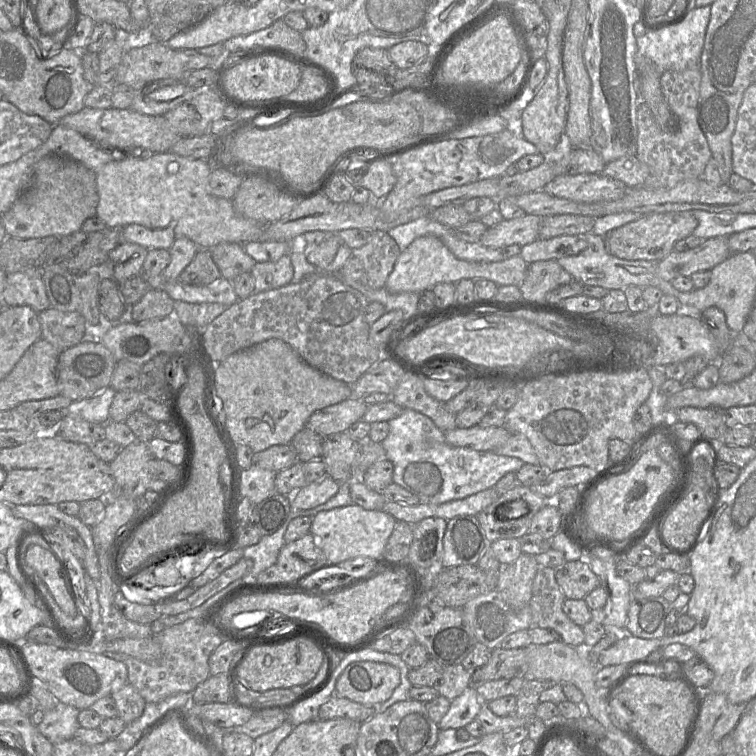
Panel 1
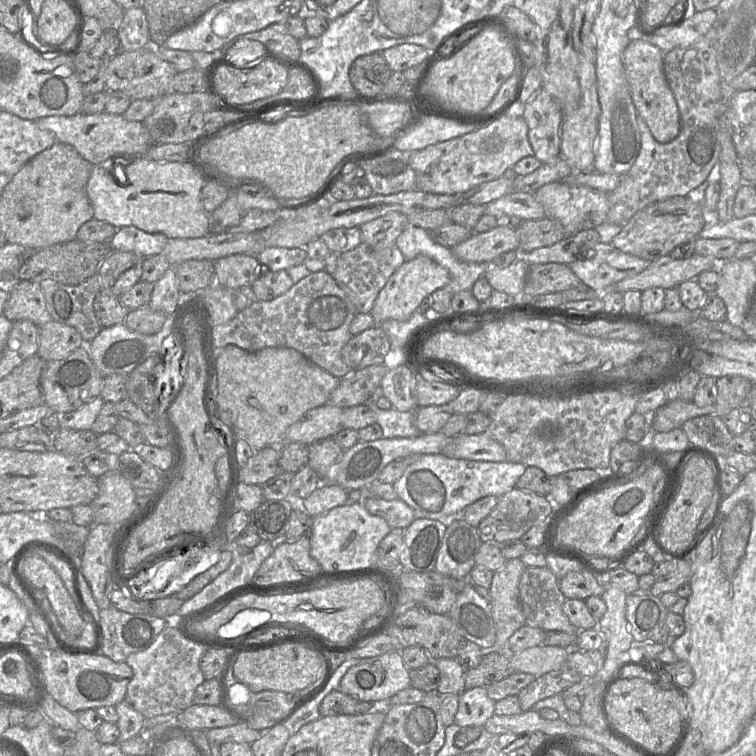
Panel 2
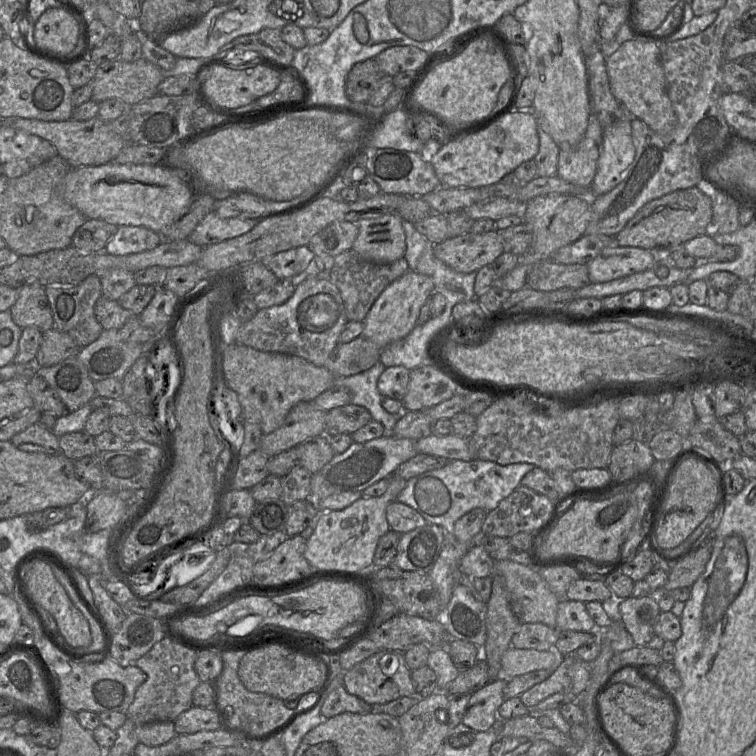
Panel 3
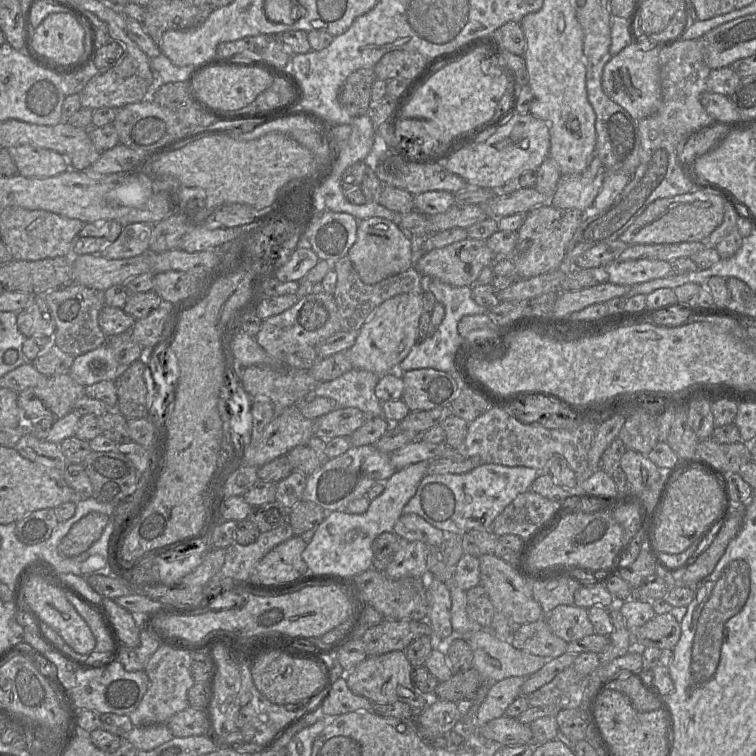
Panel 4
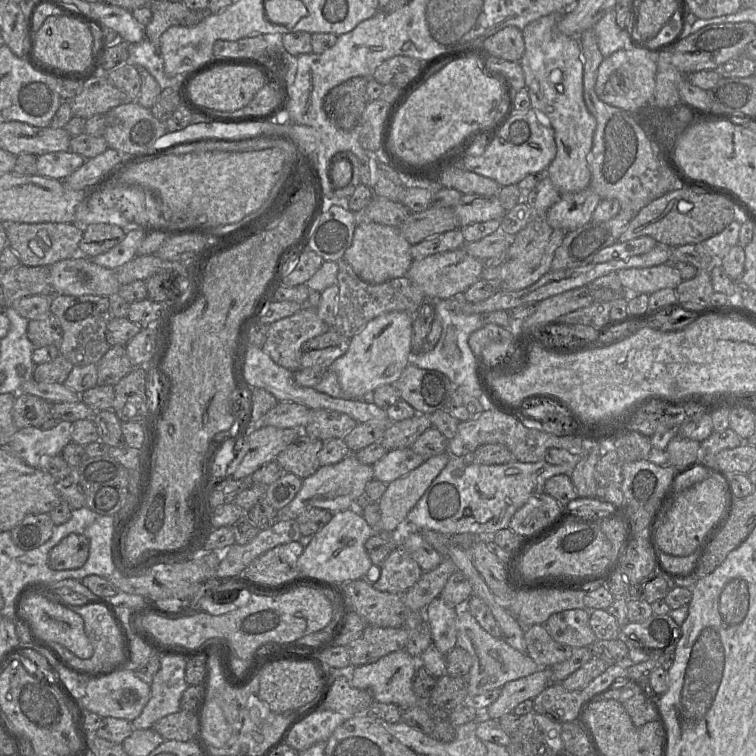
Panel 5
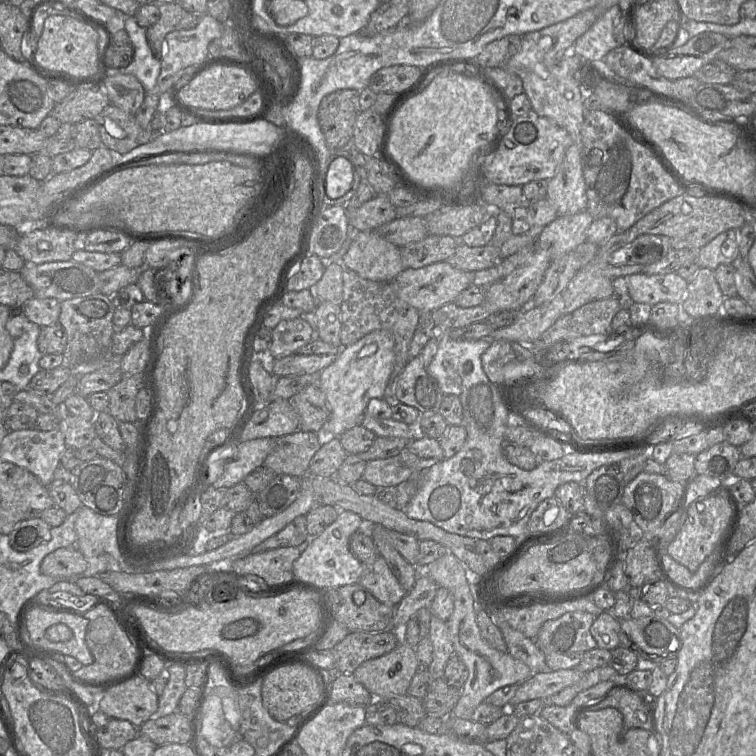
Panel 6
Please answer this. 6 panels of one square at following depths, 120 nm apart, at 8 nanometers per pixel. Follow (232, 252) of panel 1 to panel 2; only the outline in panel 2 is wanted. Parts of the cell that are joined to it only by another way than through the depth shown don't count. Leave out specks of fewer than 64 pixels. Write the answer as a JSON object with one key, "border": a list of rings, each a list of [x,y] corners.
{"border":[[[233,254],[214,262],[215,283],[235,291],[242,286],[252,286],[264,270],[255,255]]]}

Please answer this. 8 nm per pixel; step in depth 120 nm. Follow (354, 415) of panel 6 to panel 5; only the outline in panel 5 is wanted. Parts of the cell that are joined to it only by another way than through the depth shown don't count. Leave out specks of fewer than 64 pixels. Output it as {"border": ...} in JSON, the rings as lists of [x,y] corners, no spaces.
{"border":[[[393,311],[370,320],[349,341],[344,355],[330,366],[348,399],[369,399],[372,392],[384,385],[394,385],[411,362],[414,317],[406,312]]]}

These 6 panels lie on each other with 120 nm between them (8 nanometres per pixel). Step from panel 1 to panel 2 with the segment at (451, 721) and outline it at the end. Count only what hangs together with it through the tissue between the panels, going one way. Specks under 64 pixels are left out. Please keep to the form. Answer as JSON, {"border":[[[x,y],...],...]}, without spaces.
{"border":[[[475,687],[459,694],[459,706],[454,724],[483,727],[495,714],[495,701],[488,694],[486,687]]]}

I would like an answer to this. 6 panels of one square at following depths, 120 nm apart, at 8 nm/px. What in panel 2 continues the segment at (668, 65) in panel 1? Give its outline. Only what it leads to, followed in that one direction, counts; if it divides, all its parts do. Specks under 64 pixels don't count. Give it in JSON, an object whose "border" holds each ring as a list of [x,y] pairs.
{"border":[[[716,8],[699,11],[686,18],[680,26],[663,28],[652,36],[643,34],[642,39],[660,48],[663,53],[668,53],[677,47],[694,43],[708,32],[716,20]]]}

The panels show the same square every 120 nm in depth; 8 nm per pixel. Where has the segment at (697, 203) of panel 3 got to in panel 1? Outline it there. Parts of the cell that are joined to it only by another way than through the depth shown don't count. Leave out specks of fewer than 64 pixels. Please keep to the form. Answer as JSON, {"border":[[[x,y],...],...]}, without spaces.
{"border":[[[680,212],[645,213],[638,220],[608,231],[603,236],[607,252],[624,260],[647,260],[657,263],[674,251],[676,242],[691,235],[698,225],[698,220],[692,214]]]}

